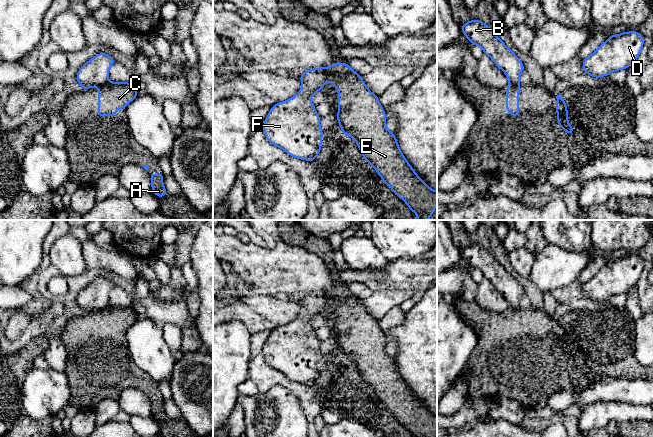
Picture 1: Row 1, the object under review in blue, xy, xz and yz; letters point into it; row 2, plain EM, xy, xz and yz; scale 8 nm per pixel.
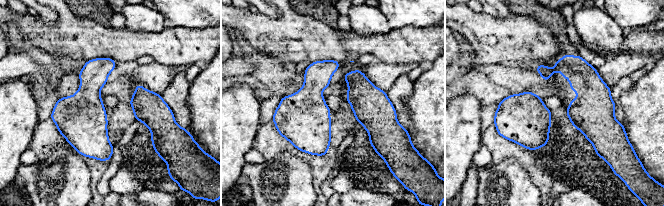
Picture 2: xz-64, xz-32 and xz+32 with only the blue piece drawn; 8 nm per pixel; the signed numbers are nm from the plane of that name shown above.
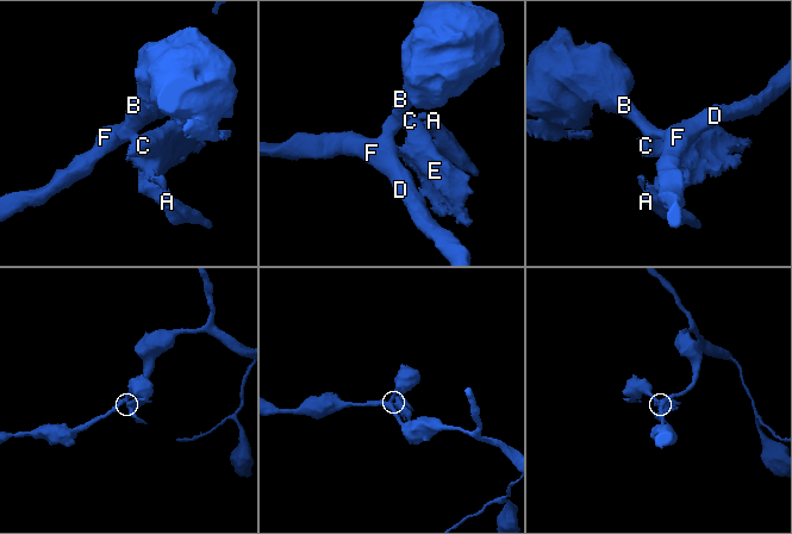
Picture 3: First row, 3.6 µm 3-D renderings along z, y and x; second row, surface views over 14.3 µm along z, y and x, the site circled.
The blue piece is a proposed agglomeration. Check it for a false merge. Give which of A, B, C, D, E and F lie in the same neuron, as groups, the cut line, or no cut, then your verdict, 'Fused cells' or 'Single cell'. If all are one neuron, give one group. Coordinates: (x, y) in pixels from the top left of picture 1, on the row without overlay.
Groups: A C E / B D F. Split along xz (322, 292), (328, 302). Fused cells

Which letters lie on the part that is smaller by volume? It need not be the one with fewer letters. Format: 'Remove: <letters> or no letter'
Remove: A, C, E

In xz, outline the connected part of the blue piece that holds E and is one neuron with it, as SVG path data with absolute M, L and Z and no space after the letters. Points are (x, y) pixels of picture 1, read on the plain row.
M336 286L328 291L323 291L328 299L331 309L335 309L338 314L338 348L343 358L352 361L358 373L362 376L362 382L370 389L382 402L382 406L387 408L398 422L402 422L405 428L415 437L434 437L433 433L437 430L437 415L431 413L414 395L412 390L402 378L395 358L386 352L386 337L379 326L379 321L373 318L360 298L353 295L348 287Z

